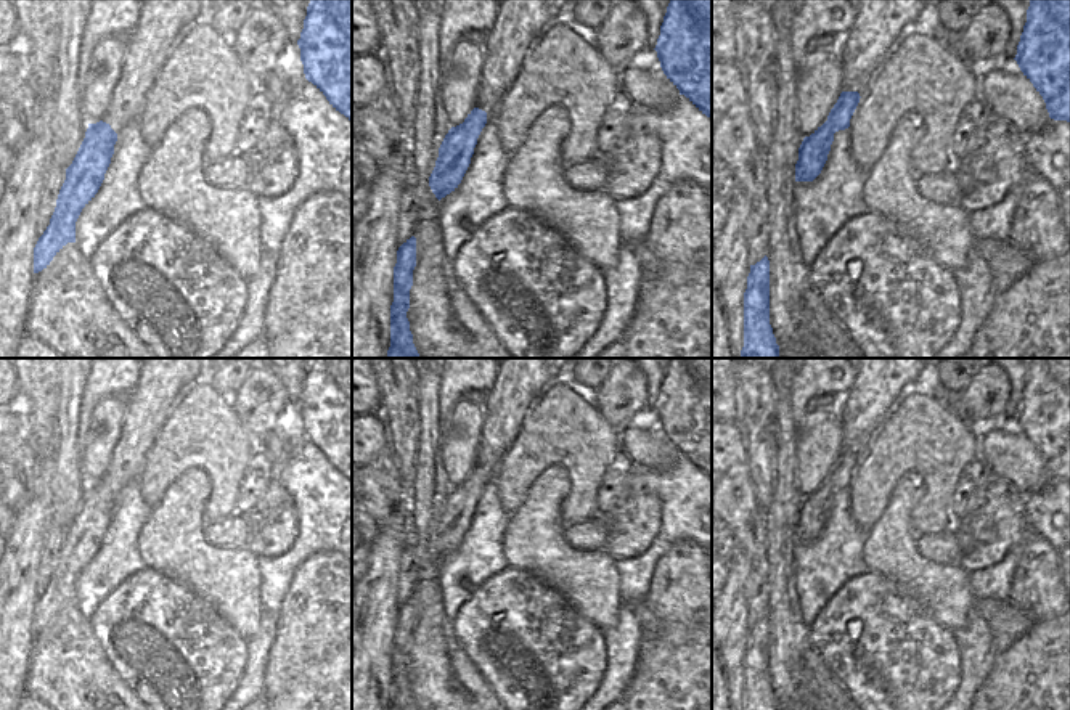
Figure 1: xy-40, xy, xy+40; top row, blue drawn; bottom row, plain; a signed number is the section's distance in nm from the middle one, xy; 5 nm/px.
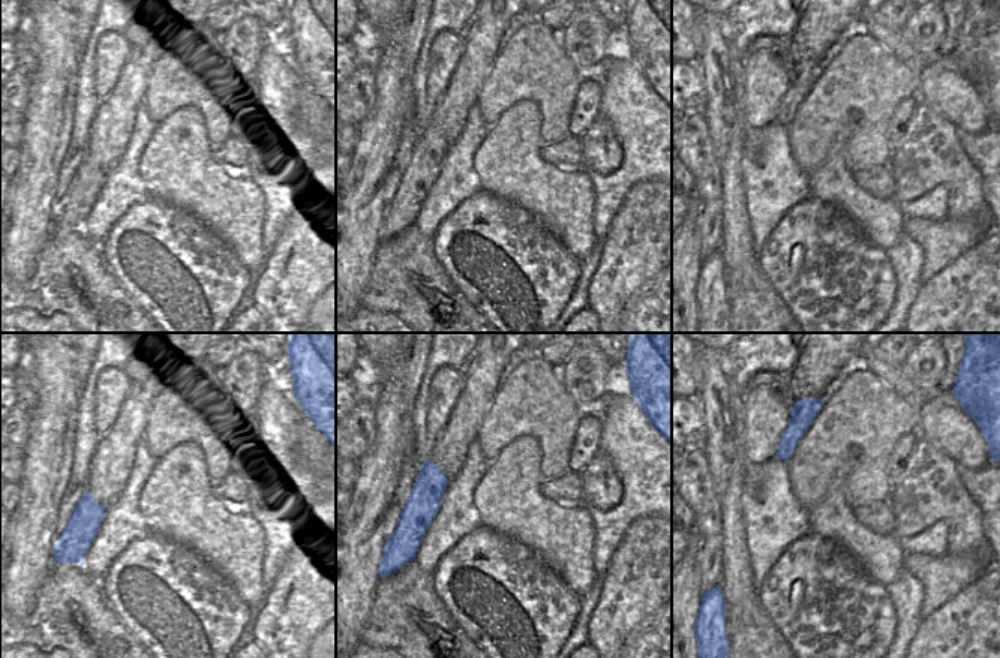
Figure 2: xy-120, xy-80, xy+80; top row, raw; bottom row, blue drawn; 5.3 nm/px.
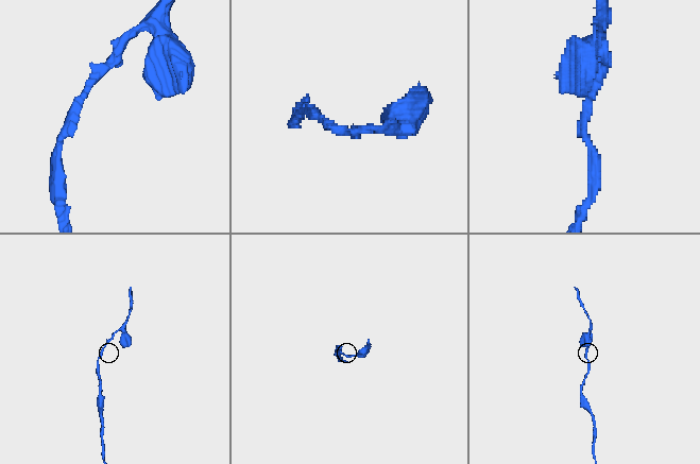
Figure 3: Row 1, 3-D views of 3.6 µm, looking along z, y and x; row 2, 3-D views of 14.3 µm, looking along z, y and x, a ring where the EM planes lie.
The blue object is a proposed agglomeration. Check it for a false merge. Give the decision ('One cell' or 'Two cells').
One cell

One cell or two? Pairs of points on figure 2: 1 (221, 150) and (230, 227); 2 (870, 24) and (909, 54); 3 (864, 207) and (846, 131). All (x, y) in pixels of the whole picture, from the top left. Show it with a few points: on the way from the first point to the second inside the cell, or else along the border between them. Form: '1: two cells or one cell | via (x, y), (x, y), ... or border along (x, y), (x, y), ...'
1: two cells | border along (212, 144), (212, 155), (218, 161), (248, 168)
2: one cell | via (879, 30), (900, 47)
3: one cell | via (844, 188), (838, 182), (838, 150)

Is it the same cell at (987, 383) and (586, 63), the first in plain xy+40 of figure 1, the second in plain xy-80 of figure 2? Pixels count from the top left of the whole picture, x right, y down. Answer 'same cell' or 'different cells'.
same cell

